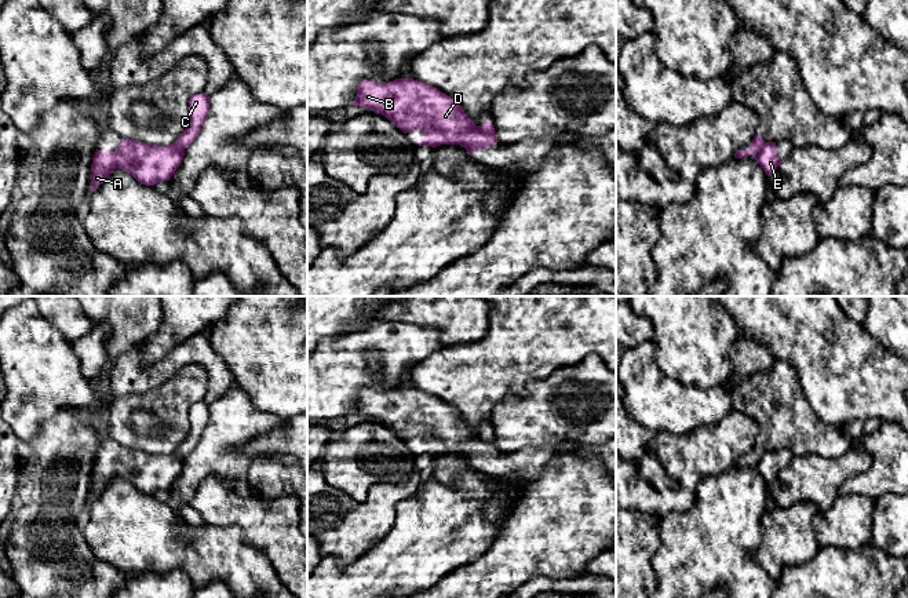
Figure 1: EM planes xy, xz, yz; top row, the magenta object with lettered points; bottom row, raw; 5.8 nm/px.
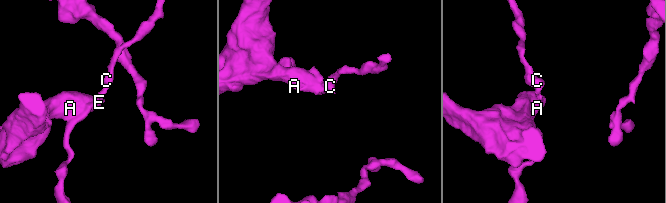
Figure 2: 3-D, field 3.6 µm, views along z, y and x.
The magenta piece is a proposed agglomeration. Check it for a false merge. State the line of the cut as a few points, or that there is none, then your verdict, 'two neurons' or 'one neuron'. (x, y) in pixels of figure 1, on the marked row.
cut xz (478, 126), (482, 131), (493, 135); two neurons

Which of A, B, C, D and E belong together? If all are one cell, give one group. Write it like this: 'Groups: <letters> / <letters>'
Groups: A B D E / C

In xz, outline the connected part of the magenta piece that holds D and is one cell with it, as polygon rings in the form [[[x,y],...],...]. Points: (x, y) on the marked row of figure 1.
[[[413,79],[389,83],[364,80],[357,87],[353,106],[372,109],[404,134],[420,130],[426,136],[419,146],[460,145],[471,154],[499,142],[495,135],[482,132],[456,99]]]

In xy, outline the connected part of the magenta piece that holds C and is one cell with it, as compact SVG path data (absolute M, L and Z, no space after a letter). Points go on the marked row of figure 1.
M196 94L189 99L189 124L186 130L174 142L175 146L186 149L200 134L200 130L209 114L209 96Z

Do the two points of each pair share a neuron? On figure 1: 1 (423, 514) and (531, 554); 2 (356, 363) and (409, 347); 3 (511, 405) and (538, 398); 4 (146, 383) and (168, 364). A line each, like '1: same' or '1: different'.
1: different
2: same
3: same
4: same

